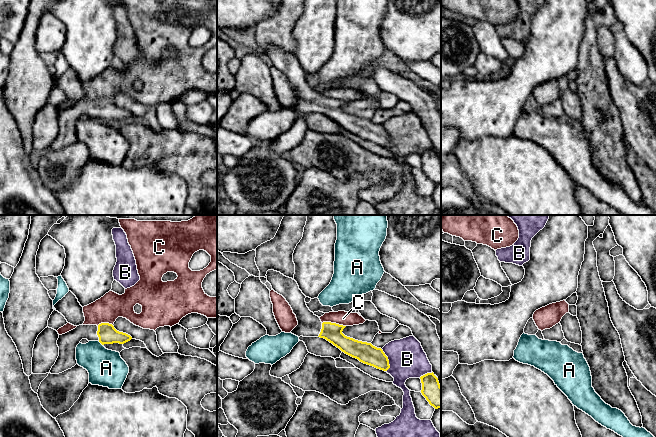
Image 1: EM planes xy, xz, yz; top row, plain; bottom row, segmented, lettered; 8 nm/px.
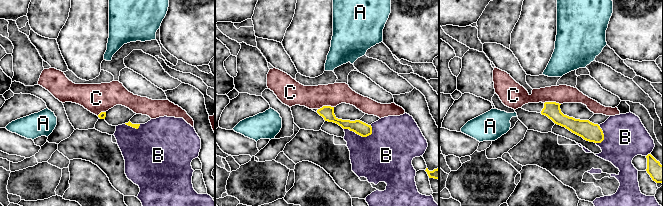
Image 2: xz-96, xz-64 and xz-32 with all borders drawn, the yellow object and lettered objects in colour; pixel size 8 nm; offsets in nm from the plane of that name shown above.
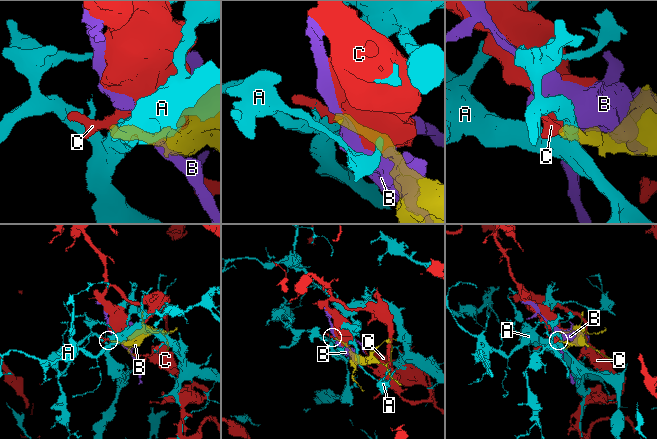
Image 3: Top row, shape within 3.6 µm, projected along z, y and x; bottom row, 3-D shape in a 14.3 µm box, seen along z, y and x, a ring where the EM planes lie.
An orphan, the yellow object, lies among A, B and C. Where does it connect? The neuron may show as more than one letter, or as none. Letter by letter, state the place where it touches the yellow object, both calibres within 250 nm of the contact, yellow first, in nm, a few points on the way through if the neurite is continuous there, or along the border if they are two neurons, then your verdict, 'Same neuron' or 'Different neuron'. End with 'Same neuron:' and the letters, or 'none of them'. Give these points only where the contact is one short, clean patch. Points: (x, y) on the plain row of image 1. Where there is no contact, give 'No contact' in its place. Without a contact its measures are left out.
A: Touches yellow at xy (100, 118). Thickness 150 nm (yellow) against 300 nm. Boundary: xy (98, 117), (102, 121). Different neuron
B: Touches yellow at xz (388, 136). Thickness 160 nm (yellow) against 300 nm. Different neuron
C: Touches yellow at xz (334, 99). Thickness 160 nm (yellow) against 110 nm. Different neuron
Same neuron: none of them

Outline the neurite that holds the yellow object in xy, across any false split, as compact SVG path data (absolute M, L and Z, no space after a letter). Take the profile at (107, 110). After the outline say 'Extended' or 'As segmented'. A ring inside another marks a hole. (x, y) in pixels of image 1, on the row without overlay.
M112 100L79 101L75 105L59 111L57 121L59 132L52 142L50 149L59 150L71 145L77 140L76 123L82 115L99 117L102 121L119 119L124 120L132 115L126 109L117 107Z. Extended

